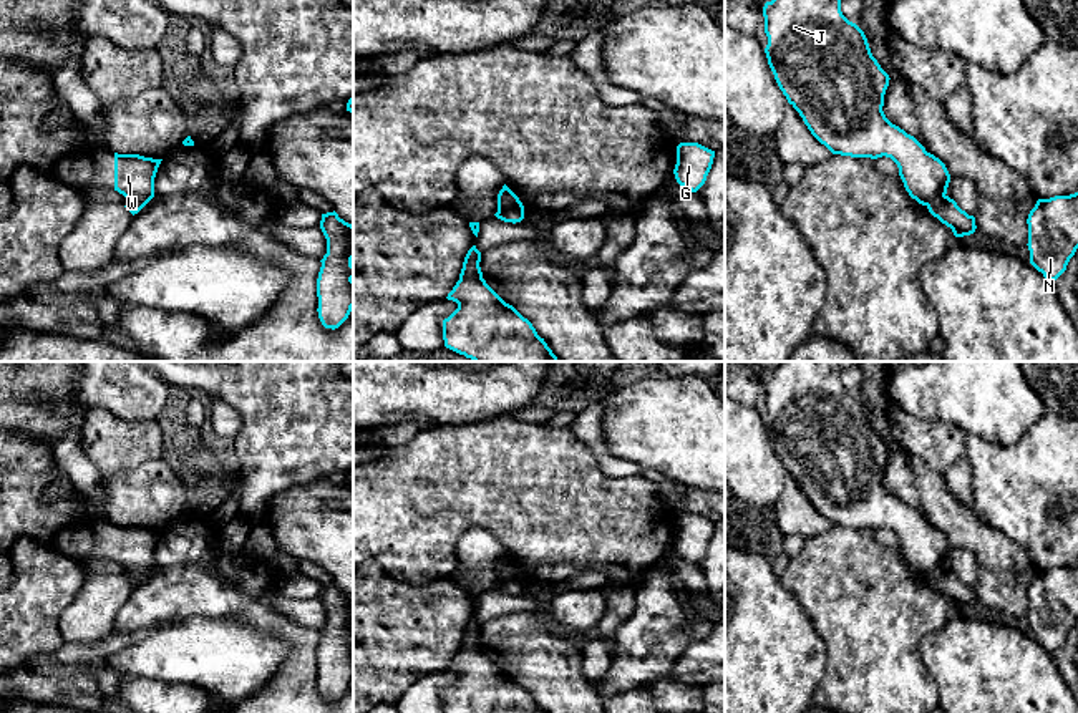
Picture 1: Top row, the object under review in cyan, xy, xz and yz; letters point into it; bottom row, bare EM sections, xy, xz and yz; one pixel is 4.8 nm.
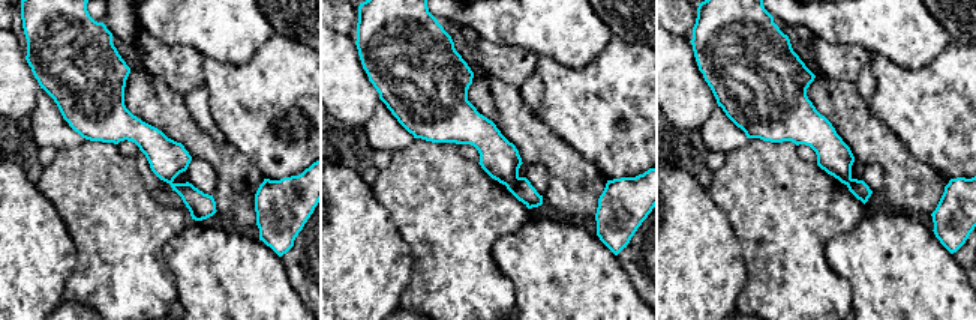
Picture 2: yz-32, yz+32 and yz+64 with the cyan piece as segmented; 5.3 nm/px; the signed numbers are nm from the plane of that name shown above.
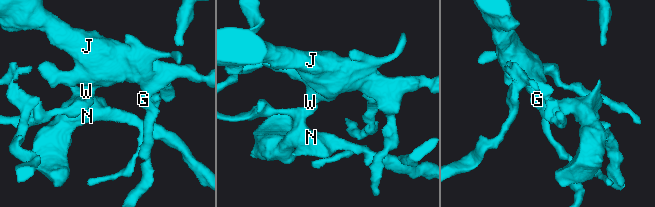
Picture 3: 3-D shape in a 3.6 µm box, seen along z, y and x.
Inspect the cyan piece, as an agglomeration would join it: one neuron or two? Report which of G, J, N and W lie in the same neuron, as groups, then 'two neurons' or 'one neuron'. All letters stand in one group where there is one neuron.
G J W / N | two neurons

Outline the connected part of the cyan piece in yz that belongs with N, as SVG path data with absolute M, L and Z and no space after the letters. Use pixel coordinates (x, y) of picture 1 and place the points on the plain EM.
M1078 564L1038 570L1027 595L1030 635L1053 653L1078 620Z

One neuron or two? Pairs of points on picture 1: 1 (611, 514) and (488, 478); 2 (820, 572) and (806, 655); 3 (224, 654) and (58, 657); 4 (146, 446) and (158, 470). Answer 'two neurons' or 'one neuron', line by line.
1: one neuron
2: two neurons
3: one neuron
4: two neurons

